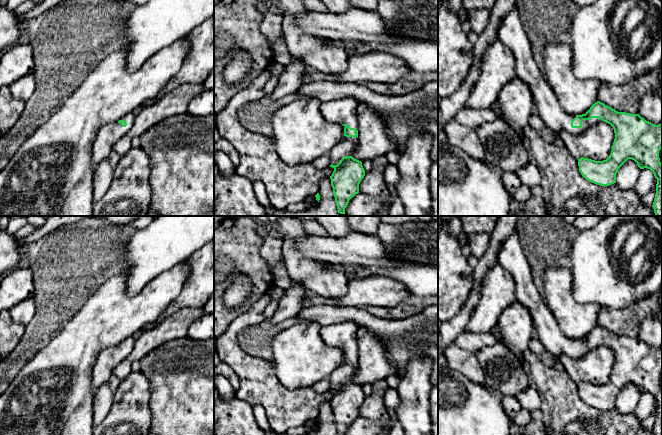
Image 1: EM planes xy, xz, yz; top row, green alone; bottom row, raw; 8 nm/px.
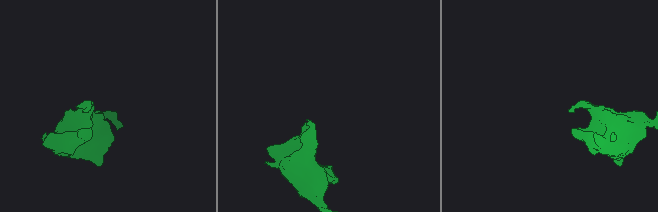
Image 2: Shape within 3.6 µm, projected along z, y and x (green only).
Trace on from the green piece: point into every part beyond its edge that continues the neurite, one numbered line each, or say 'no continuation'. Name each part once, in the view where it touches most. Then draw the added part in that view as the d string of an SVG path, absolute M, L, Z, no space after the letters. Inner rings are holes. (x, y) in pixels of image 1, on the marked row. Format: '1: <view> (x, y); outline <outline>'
1: yz (510, 32); outline M516 6L503 17L498 29L498 39L514 55L517 76L528 85L534 101L538 105L539 116L552 131L556 134L566 131L577 135L602 121L599 118L591 118L583 120L581 128L571 127L571 121L576 115L570 115L562 108L553 89L541 73L531 53L530 41L523 30Z

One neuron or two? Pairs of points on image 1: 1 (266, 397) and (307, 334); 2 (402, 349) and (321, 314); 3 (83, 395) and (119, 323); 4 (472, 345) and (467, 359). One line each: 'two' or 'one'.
1: two
2: one
3: one
4: two

